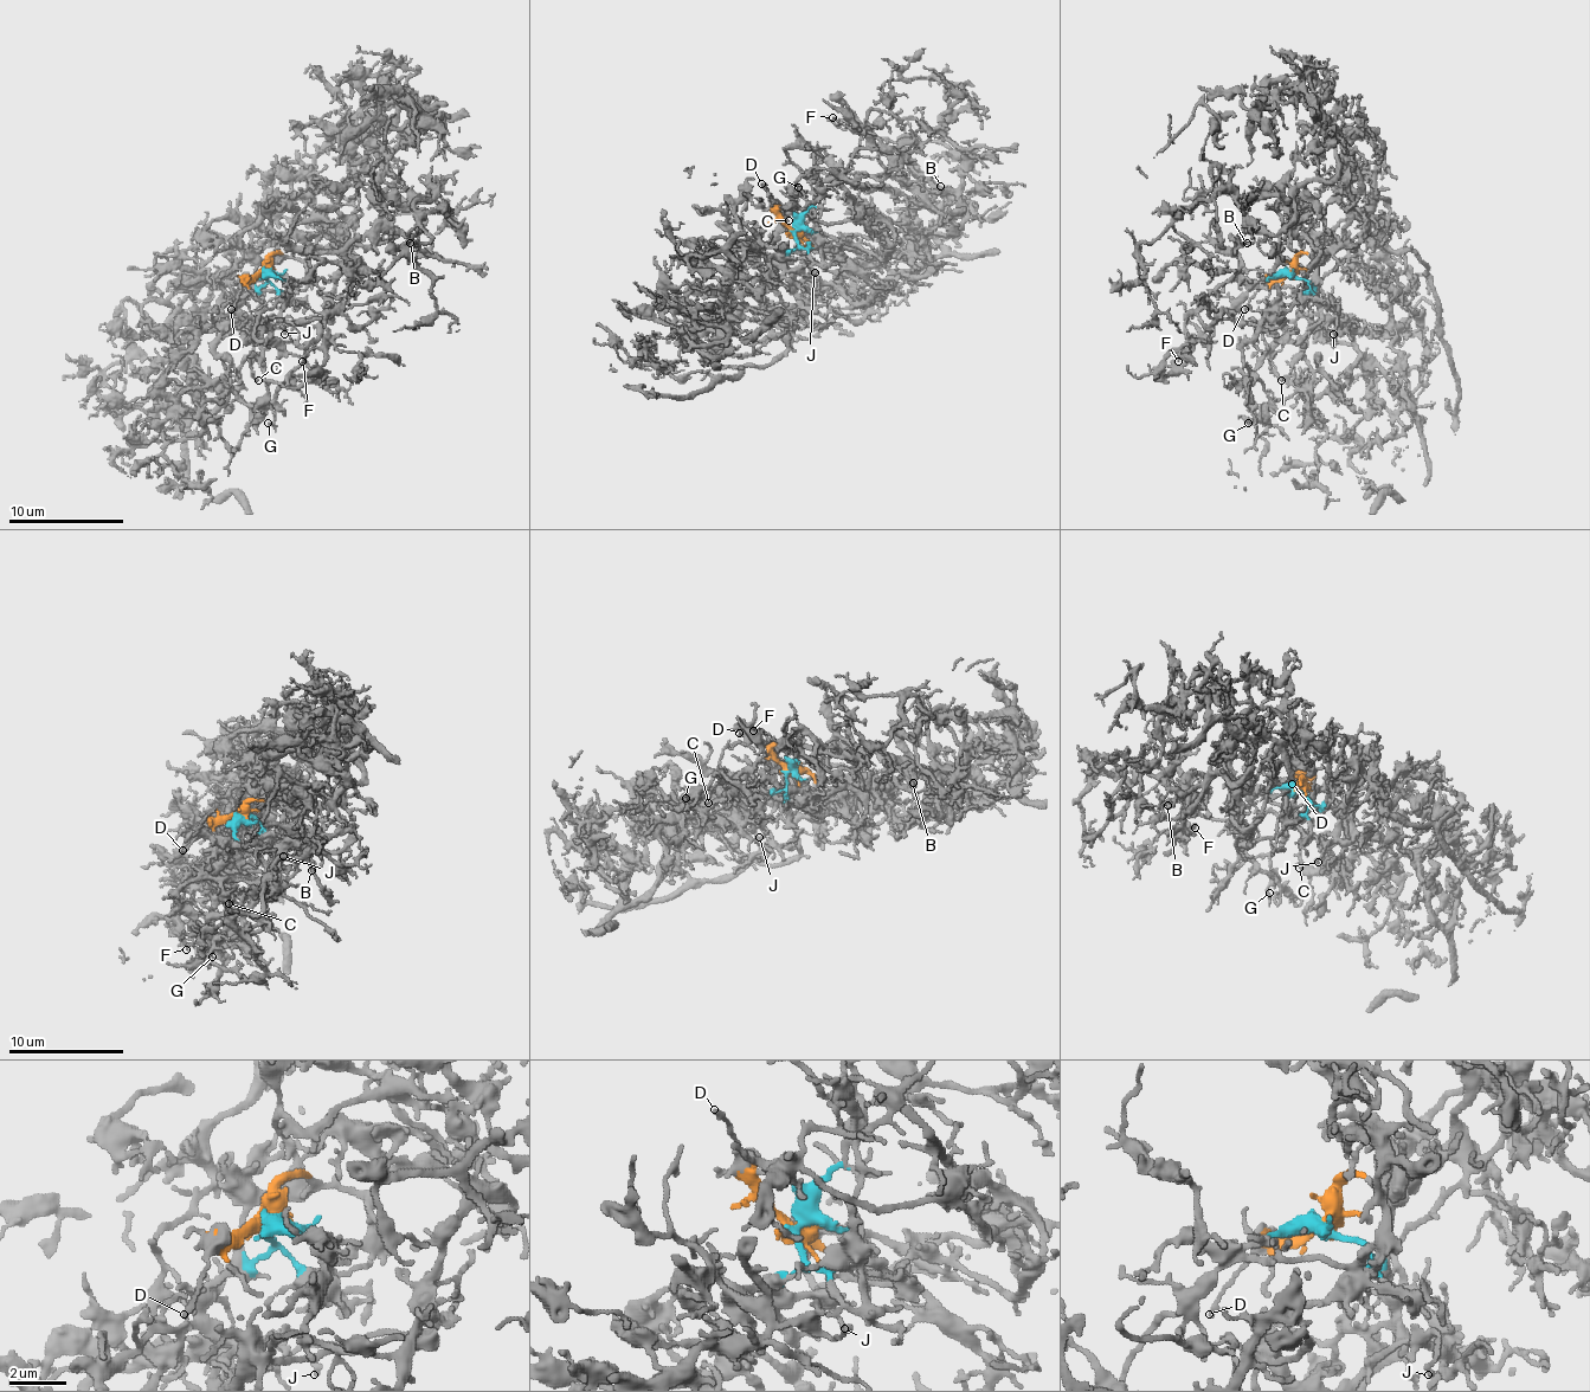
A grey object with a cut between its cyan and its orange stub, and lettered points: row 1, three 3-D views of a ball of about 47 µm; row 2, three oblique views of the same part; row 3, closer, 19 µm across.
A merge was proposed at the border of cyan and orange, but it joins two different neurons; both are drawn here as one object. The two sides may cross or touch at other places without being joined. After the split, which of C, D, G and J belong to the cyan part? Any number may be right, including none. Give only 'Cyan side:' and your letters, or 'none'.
Cyan side: C, G, J

